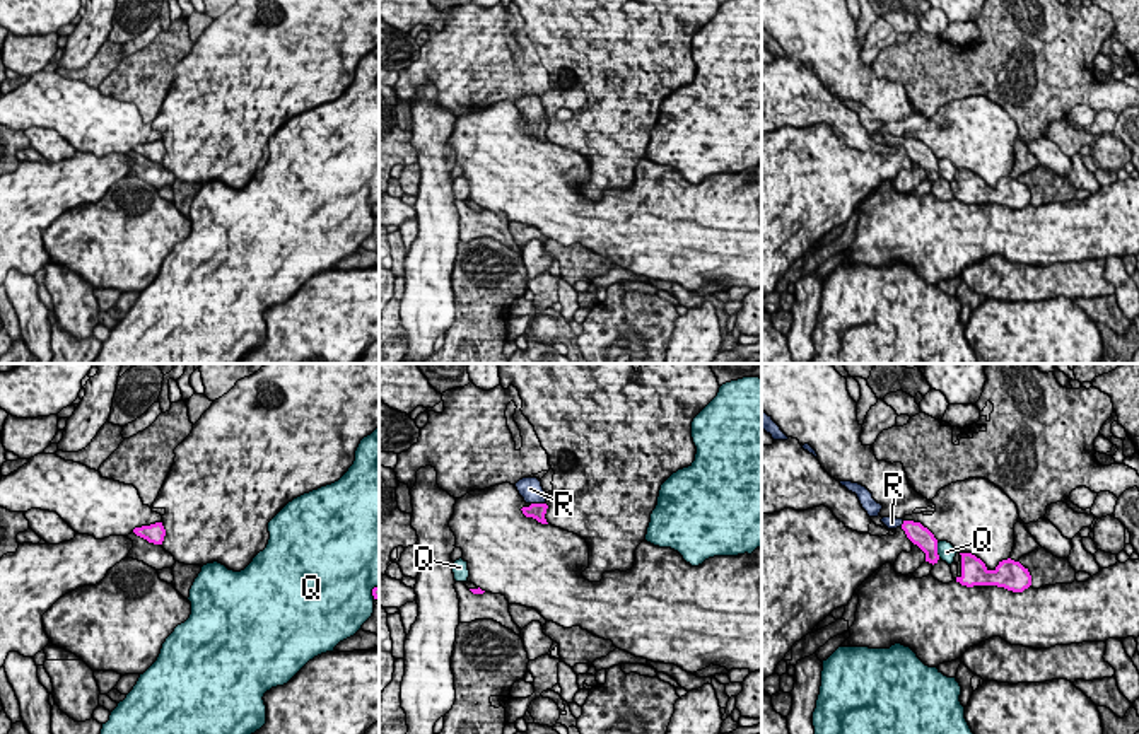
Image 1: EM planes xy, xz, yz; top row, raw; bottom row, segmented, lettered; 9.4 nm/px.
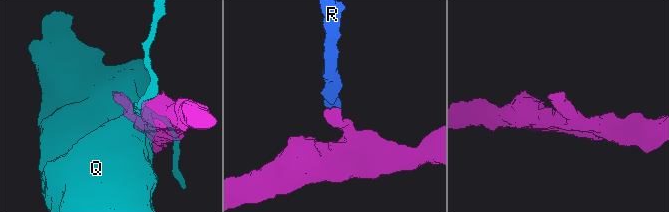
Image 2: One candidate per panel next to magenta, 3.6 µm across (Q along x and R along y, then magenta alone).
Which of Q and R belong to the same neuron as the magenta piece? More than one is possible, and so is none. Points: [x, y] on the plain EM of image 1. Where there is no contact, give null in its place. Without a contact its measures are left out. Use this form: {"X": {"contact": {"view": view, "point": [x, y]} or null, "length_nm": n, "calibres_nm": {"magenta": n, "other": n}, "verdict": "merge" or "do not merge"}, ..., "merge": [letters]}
{"Q": {"contact": {"view": "yz", "point": [936, 168]}, "length_nm": 150, "calibres_nm": {"magenta": 190, "other": 170}, "verdict": "do not merge"}, "R": {"contact": {"view": "xz", "point": [538, 122]}, "length_nm": 140, "calibres_nm": {"magenta": 160, "other": 220}, "verdict": "merge"}, "merge": ["R"]}

